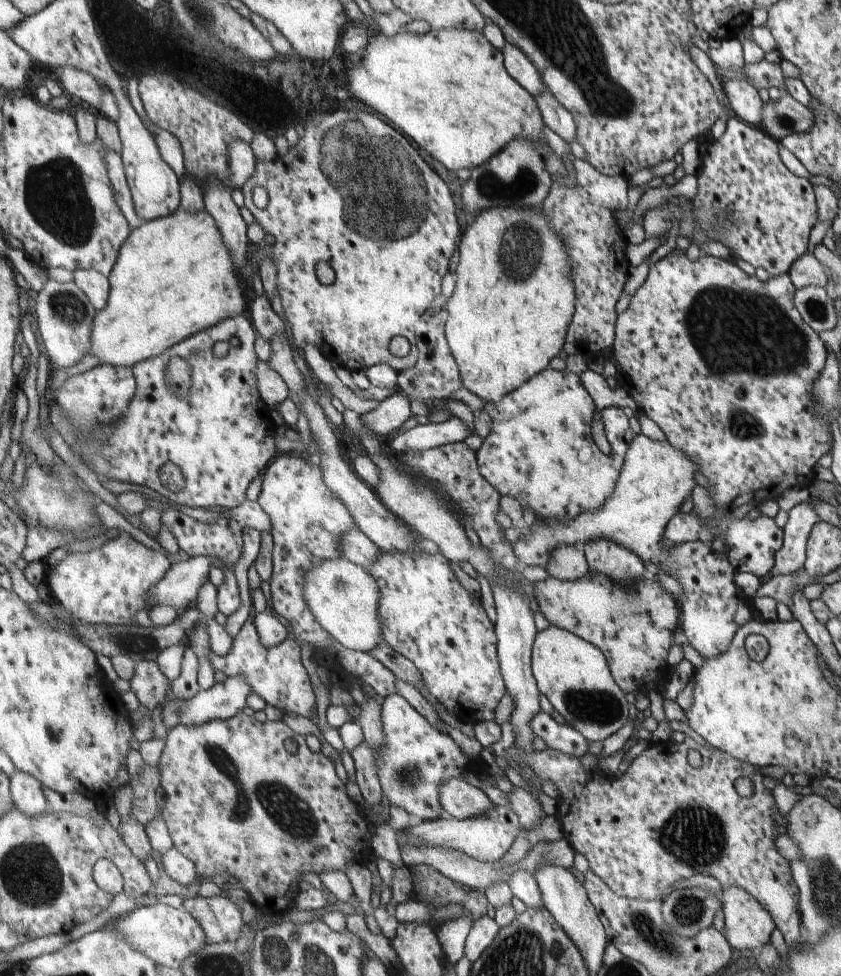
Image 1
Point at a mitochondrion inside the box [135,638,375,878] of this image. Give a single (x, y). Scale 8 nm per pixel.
(288, 811)

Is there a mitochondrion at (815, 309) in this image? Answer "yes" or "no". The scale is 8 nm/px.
yes

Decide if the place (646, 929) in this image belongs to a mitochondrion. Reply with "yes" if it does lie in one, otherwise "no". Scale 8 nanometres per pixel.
yes

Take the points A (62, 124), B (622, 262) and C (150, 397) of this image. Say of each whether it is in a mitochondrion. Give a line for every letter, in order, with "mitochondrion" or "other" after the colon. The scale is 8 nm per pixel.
A: other
B: other
C: other

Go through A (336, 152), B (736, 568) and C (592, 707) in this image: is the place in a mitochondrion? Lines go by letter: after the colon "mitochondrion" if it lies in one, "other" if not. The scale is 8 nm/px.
A: mitochondrion
B: other
C: mitochondrion

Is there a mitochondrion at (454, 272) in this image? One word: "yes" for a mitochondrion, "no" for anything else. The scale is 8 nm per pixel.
no

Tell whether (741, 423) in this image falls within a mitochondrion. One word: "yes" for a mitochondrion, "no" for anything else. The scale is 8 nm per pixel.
yes

